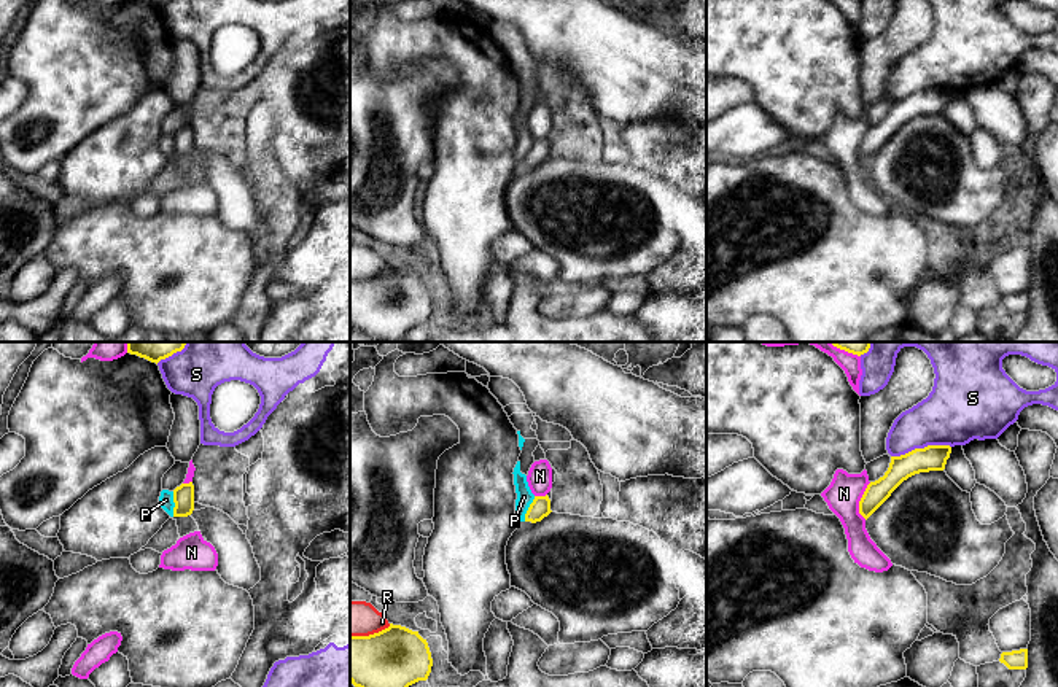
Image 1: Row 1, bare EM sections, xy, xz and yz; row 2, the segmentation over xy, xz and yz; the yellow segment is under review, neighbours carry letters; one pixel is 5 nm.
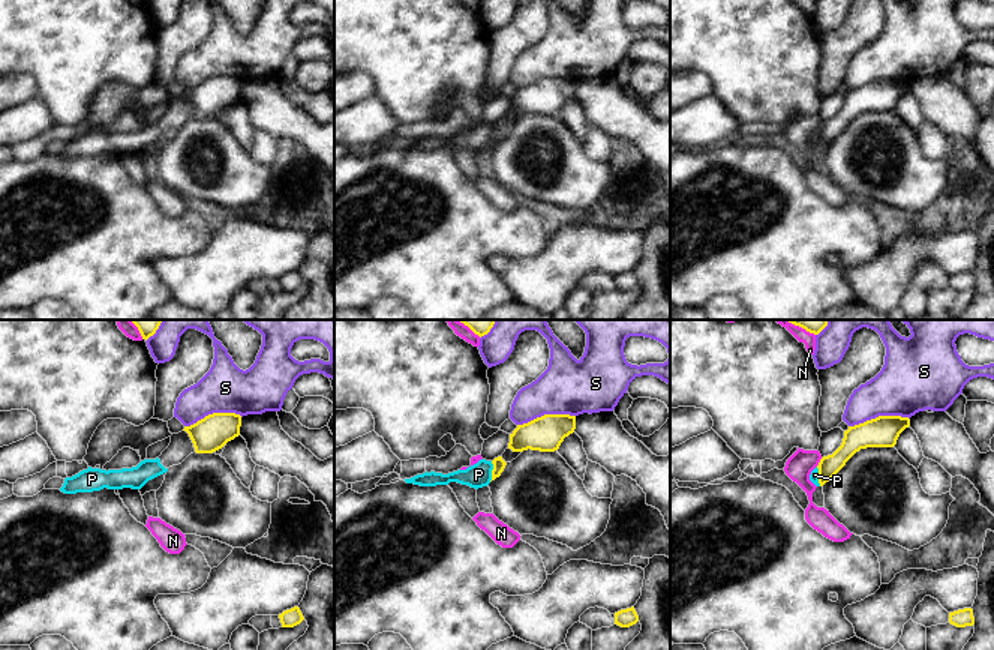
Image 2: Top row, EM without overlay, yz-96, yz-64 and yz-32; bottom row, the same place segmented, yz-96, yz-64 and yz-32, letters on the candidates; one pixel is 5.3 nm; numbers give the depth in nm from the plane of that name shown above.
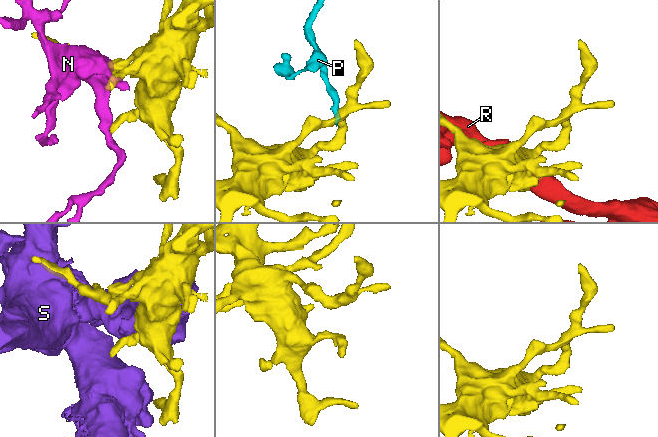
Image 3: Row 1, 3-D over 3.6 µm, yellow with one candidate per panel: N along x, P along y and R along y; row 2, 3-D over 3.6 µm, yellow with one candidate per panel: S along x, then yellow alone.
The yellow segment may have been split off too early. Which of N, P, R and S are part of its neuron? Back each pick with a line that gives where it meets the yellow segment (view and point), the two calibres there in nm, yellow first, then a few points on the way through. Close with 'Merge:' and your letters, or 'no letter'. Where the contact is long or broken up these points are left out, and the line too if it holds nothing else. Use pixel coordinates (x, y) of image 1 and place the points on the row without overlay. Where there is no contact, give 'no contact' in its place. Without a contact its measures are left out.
Merge: no letter

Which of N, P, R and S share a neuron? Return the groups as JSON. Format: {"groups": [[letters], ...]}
{"groups": [["N"], ["P"], ["R"], ["S"]]}

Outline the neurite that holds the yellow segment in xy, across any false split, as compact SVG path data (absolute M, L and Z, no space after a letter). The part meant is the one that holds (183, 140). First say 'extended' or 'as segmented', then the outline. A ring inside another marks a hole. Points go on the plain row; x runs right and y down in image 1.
as segmented; M181 127L173 134L173 161L188 161L194 154L194 129Z

